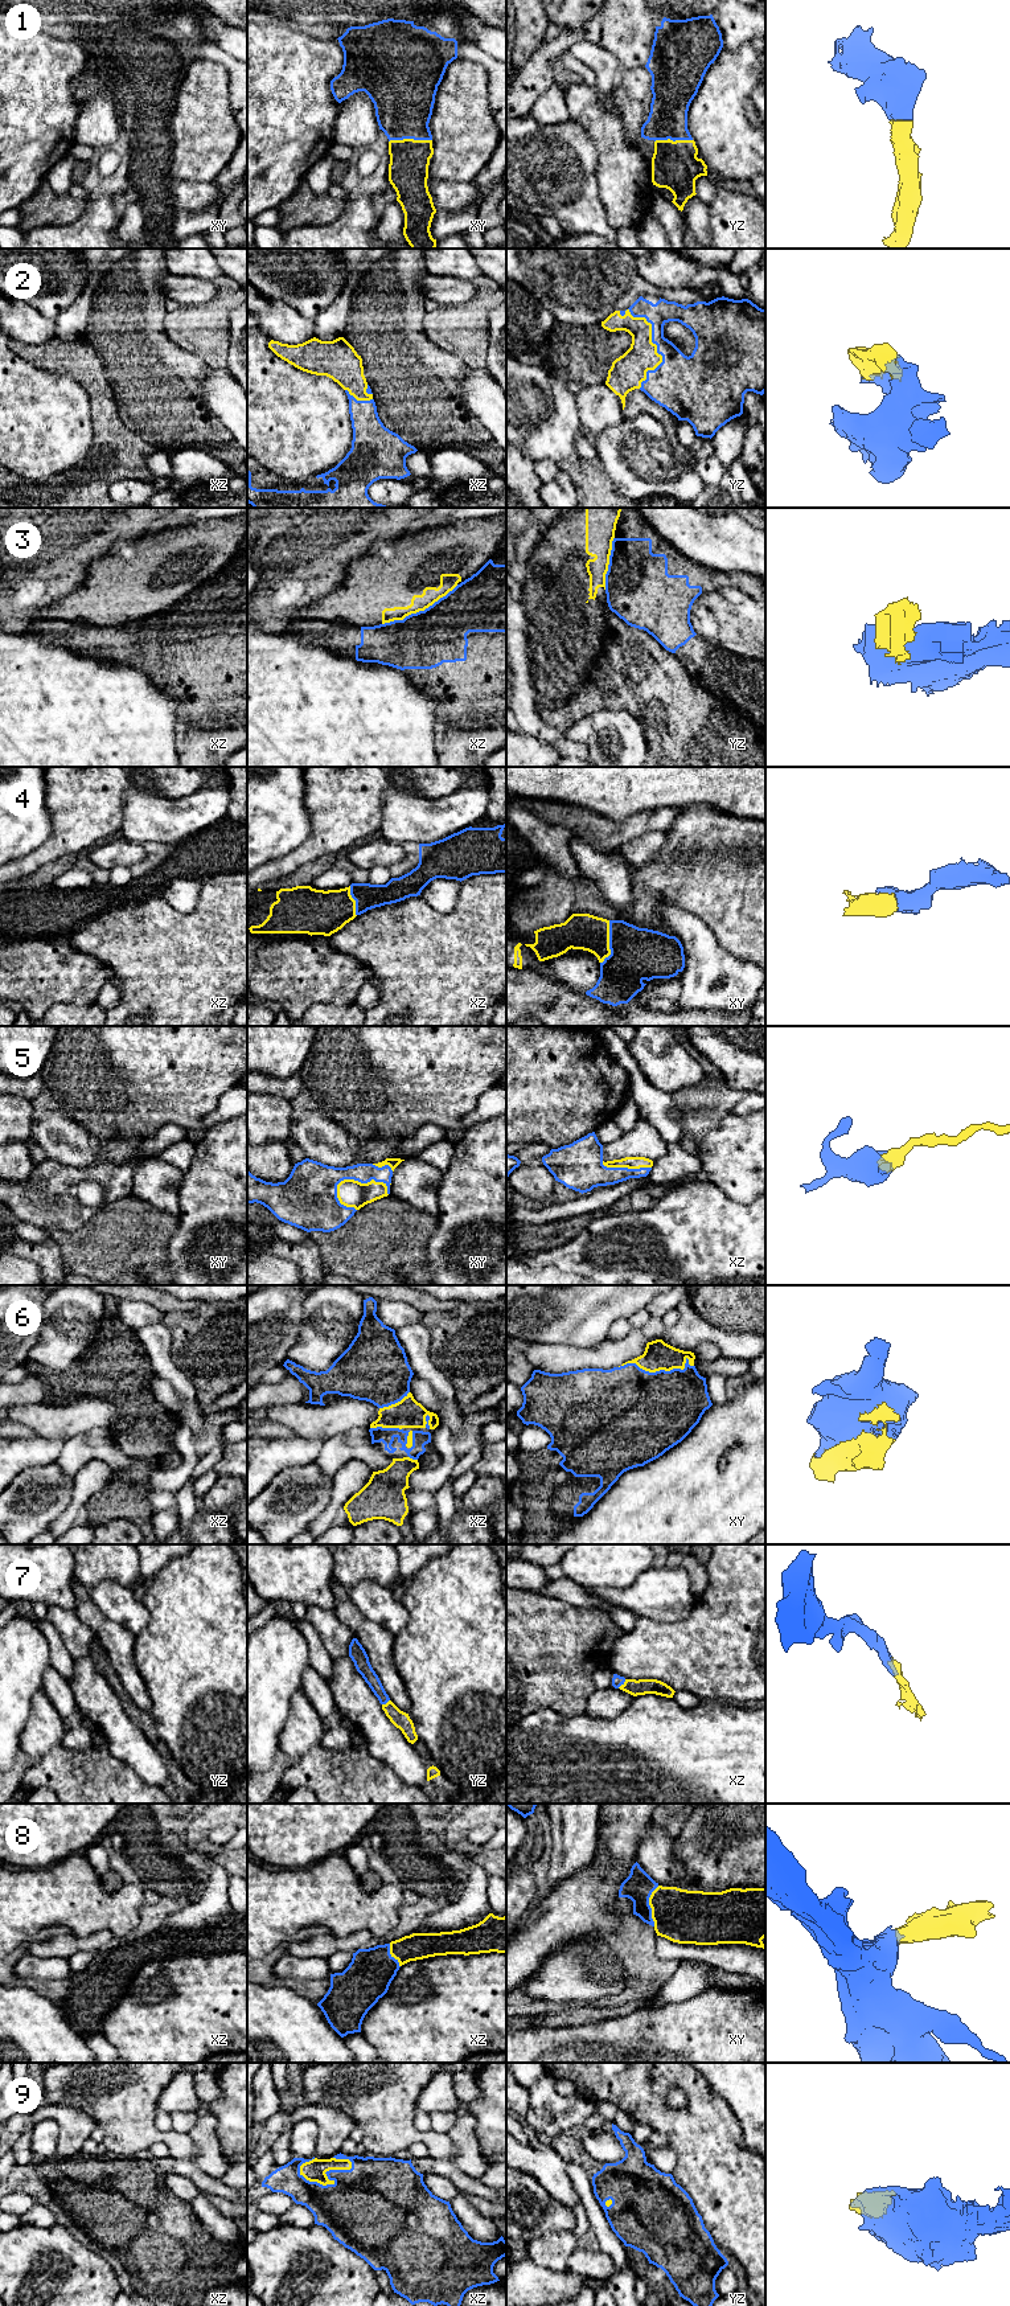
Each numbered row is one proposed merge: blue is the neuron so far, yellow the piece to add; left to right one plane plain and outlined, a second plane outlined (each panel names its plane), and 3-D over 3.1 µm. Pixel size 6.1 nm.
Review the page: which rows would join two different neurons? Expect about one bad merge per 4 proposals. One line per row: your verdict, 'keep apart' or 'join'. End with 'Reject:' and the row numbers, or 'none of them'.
1: join
2: join
3: keep apart
4: join
5: join
6: join
7: join
8: join
9: join
Reject: 3

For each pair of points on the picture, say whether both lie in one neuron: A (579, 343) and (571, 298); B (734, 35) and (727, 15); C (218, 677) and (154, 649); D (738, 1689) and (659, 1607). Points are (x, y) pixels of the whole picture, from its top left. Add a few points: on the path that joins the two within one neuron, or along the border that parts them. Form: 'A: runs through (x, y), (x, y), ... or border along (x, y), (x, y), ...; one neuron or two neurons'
A: border along (558, 320), (575, 325), (600, 323); two neurons
B: runs through (733, 29), (730, 20); one neuron
C: runs through (202, 669), (191, 667), (169, 649); one neuron
D: border along (697, 1601), (681, 1620), (643, 1619); two neurons

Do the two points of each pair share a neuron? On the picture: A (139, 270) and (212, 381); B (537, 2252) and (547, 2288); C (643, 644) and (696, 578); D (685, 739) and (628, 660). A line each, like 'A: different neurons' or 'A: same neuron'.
A: different neurons
B: different neurons
C: different neurons
D: same neuron

